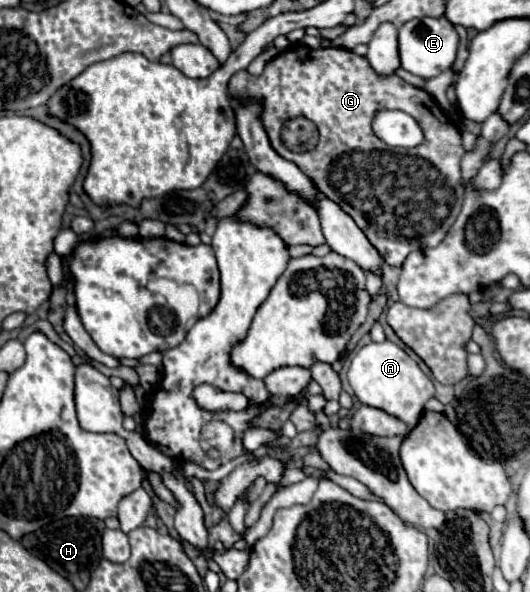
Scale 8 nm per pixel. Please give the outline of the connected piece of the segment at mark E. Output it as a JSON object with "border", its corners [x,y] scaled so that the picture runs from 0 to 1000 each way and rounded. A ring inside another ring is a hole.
{"border":[[[840,27],[832,30],[783,30],[764,37],[753,47],[753,95],[757,95],[757,111],[794,132],[817,132],[832,125],[840,115],[847,115],[858,105],[862,91],[862,74],[866,61],[858,54],[858,44],[843,37]]]}

